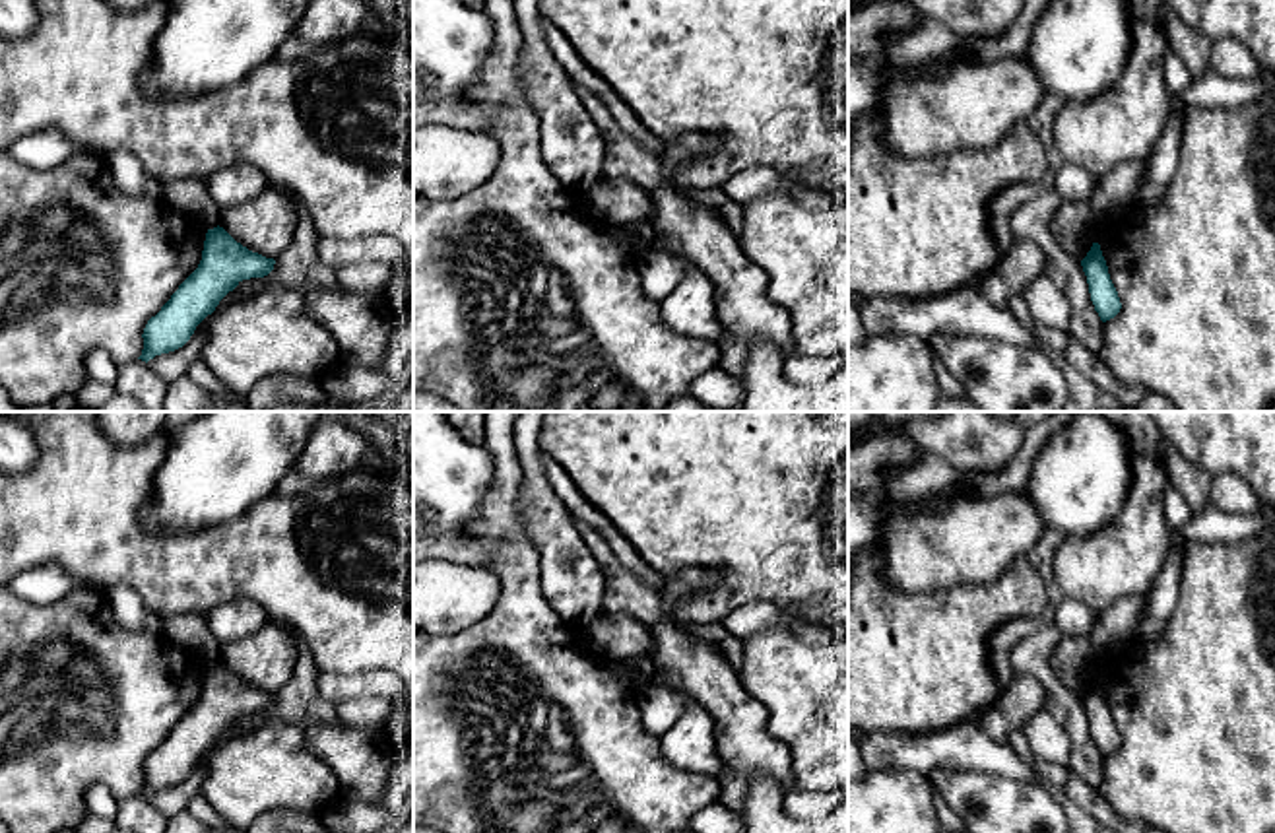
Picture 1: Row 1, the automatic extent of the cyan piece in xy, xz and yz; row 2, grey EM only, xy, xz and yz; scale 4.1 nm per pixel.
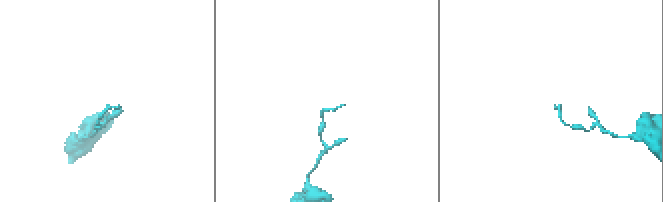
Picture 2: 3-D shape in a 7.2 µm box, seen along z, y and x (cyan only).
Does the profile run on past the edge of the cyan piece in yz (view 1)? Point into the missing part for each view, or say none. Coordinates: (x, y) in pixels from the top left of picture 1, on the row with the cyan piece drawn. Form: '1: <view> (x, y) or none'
1: none

